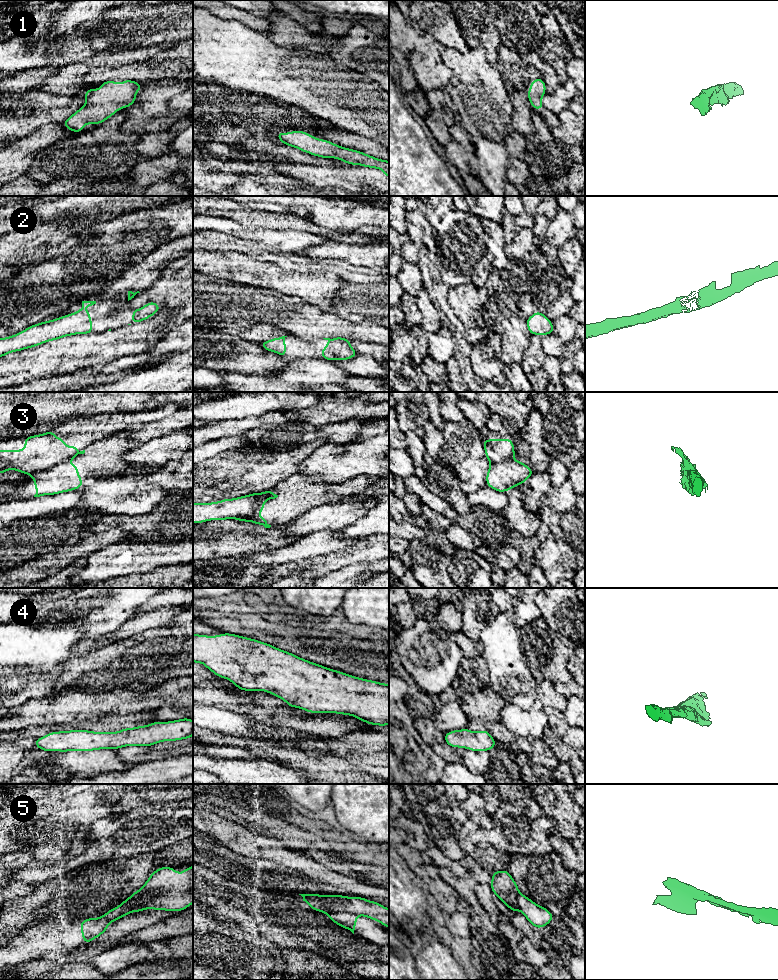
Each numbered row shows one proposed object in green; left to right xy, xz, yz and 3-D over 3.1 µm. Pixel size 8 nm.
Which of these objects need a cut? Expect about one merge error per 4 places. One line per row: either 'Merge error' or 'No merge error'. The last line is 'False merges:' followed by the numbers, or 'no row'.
1: No merge error
2: No merge error
3: Merge error
4: No merge error
5: Merge error
False merges: 3, 5

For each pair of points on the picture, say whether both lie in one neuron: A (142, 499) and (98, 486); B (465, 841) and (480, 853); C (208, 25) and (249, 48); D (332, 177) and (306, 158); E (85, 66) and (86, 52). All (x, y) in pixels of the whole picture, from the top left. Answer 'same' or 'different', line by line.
A: same
B: same
C: same
D: different
E: different

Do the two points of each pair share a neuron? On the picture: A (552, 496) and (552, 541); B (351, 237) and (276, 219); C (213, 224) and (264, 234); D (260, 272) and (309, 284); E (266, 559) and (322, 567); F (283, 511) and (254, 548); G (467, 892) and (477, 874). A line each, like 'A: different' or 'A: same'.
A: same
B: same
C: same
D: same
E: different
F: different
G: different

